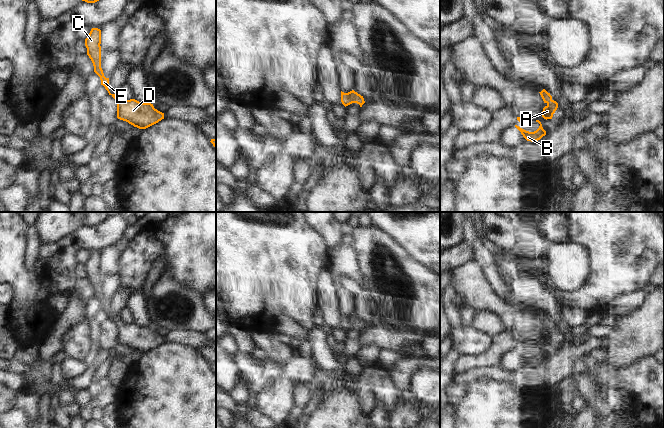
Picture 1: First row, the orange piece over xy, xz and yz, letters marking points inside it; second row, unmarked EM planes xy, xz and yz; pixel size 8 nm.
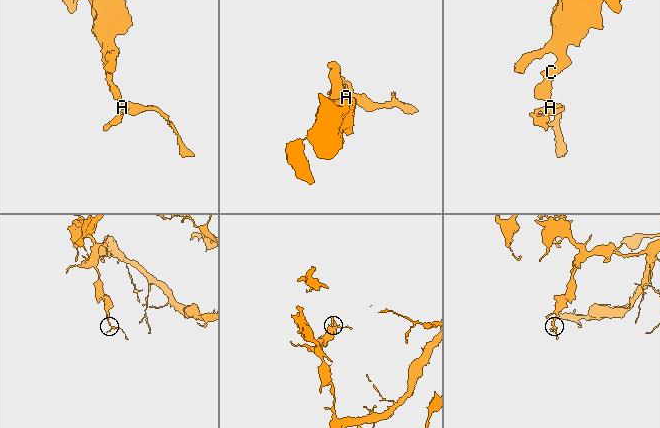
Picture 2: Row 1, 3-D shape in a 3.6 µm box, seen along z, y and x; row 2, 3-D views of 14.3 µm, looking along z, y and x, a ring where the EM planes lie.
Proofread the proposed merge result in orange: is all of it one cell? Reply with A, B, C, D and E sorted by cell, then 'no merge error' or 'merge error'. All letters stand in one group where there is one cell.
A B C D E | no merge error

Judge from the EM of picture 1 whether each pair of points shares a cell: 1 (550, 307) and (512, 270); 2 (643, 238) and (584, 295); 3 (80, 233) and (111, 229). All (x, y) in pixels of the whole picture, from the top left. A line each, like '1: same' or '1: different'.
1: same
2: same
3: same

